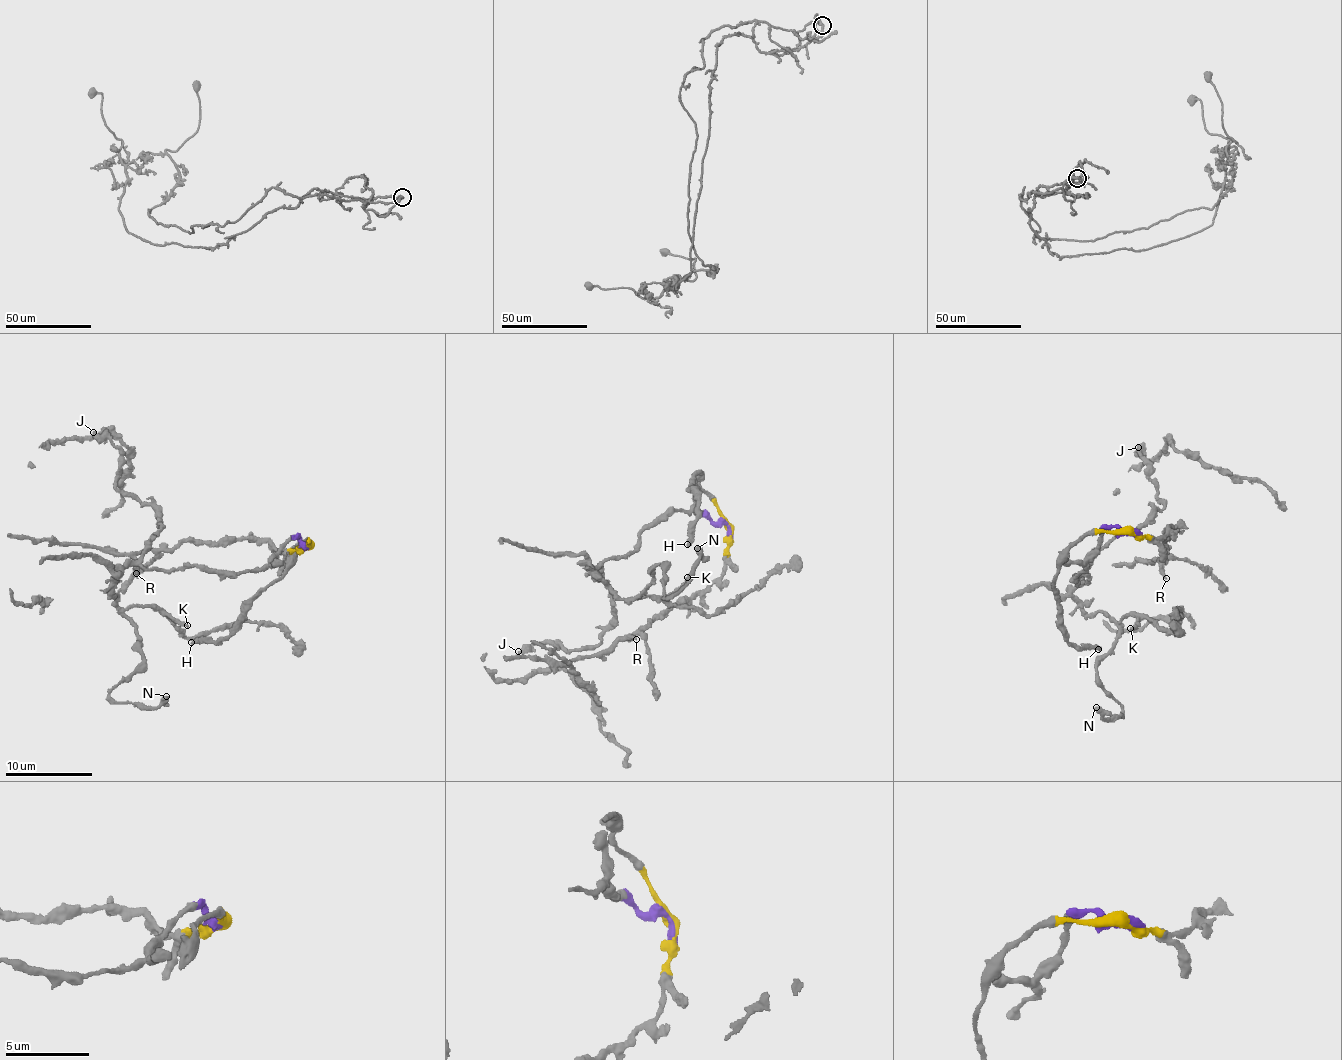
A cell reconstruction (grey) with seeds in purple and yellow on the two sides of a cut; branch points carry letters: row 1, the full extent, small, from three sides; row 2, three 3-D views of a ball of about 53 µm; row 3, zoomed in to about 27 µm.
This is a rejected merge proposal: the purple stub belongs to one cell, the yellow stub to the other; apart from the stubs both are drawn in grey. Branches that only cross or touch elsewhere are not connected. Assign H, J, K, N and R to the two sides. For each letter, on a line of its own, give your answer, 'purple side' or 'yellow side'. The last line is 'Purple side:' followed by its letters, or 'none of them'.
H: yellow side
J: purple side
K: purple side
N: purple side
R: yellow side
Purple side: J, K, N

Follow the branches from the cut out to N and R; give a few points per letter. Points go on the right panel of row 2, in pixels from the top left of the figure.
N: (1127, 531), (1072, 576), (1119, 630), (1098, 677), (1118, 717), (1095, 706)
R: (1127, 531), (1164, 538), (1170, 527), (1163, 532), (1165, 539), (1162, 540), (1165, 551), (1161, 575), (1167, 579)

